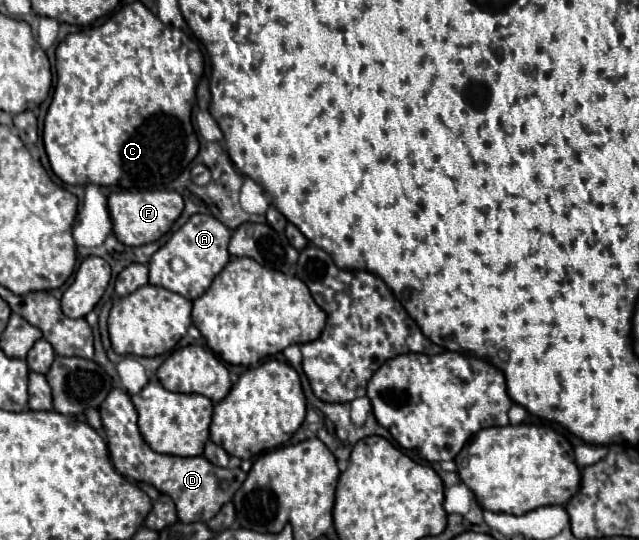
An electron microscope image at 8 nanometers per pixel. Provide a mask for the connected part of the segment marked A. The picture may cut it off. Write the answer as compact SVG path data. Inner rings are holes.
M193 214L177 232L173 232L173 236L153 254L151 262L149 262L149 284L153 286L161 286L167 288L171 292L181 294L187 300L195 300L199 298L213 282L213 278L227 266L227 262L231 260L229 252L227 252L227 244L231 238L231 230L221 224L219 220L215 220L209 214ZM179 256L185 262L185 270L183 272L173 272L171 270L171 260Z

